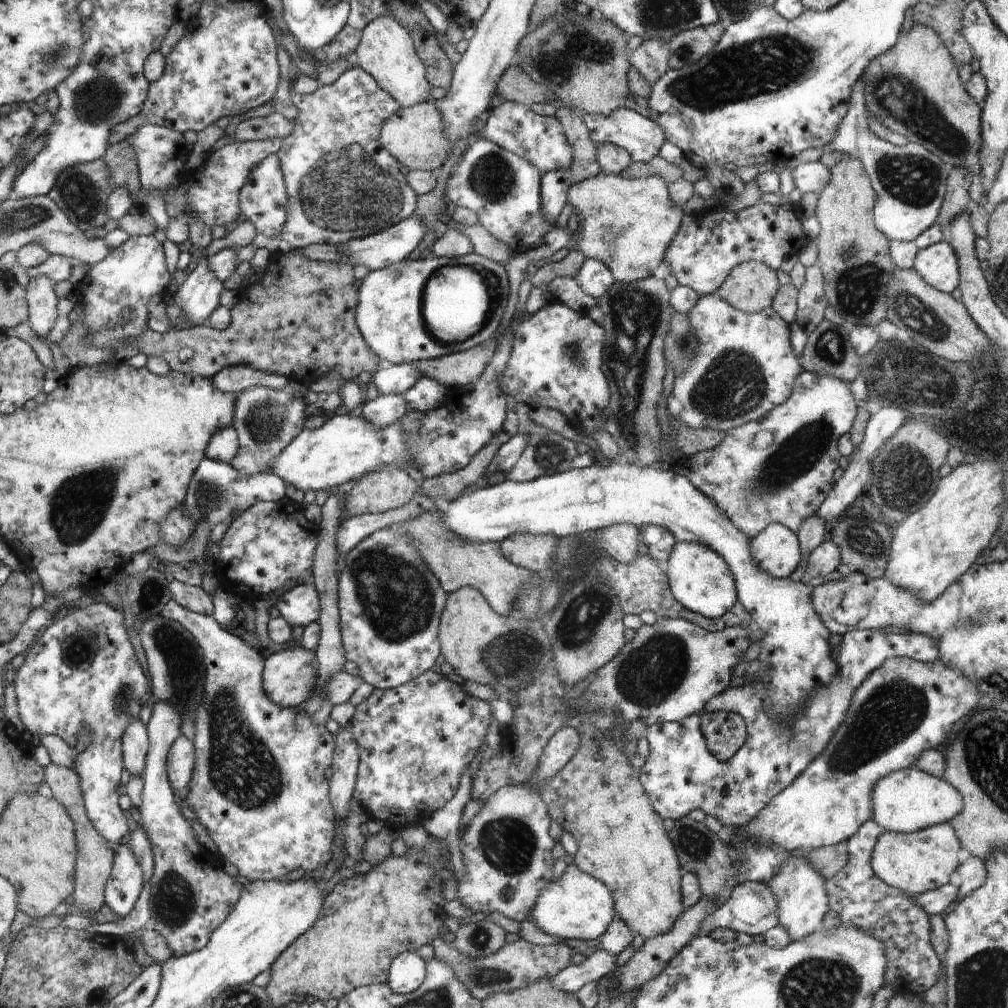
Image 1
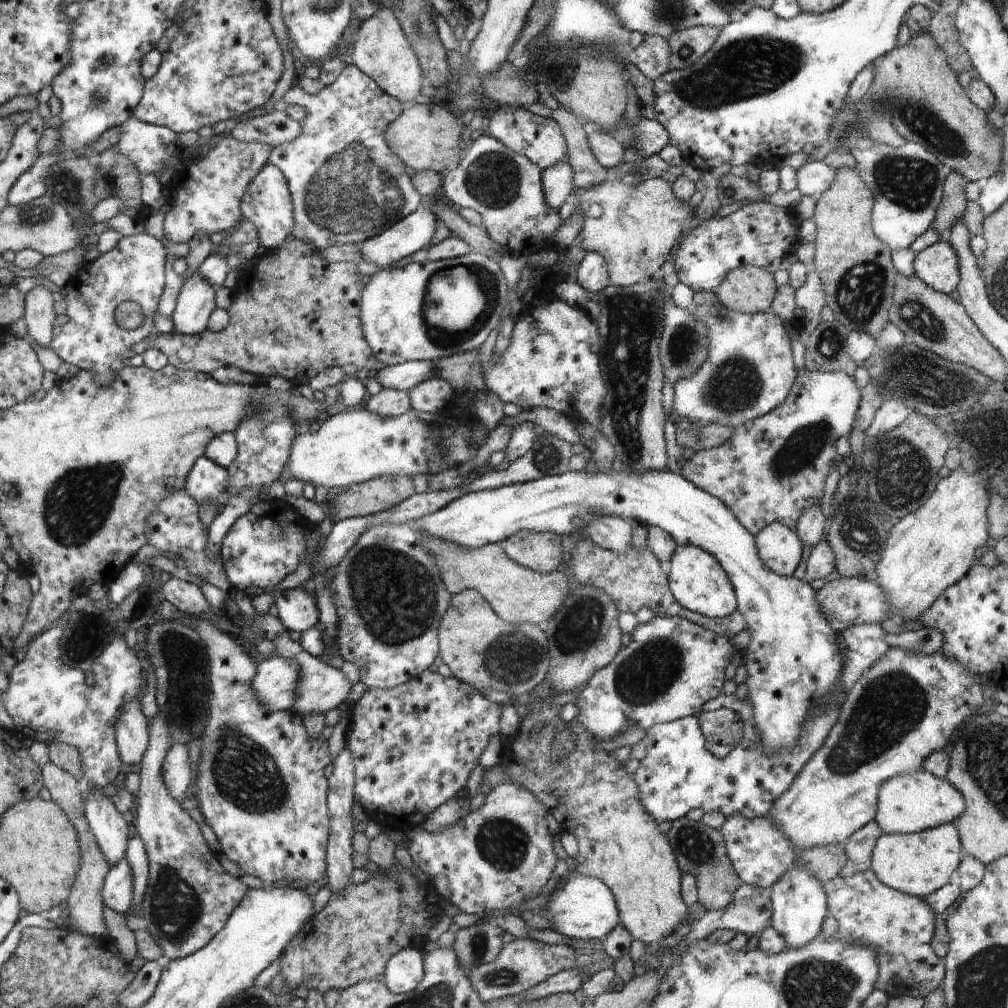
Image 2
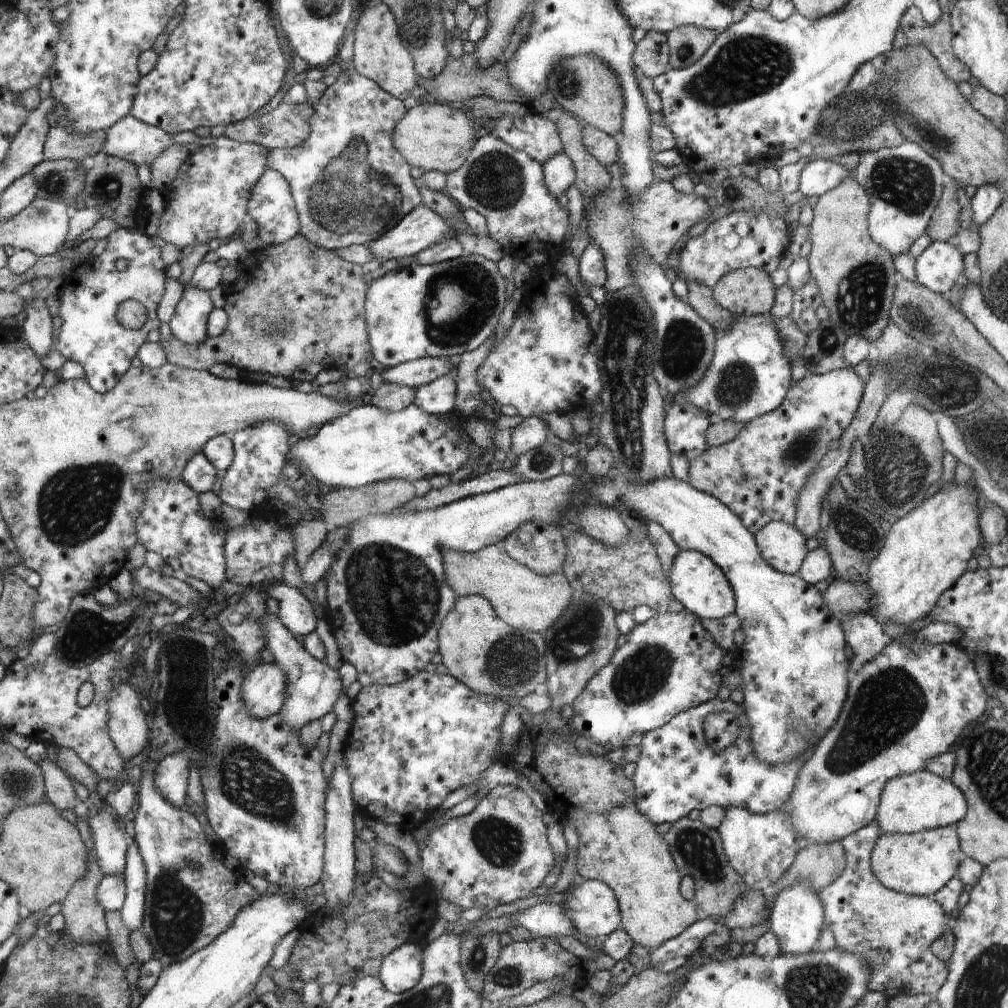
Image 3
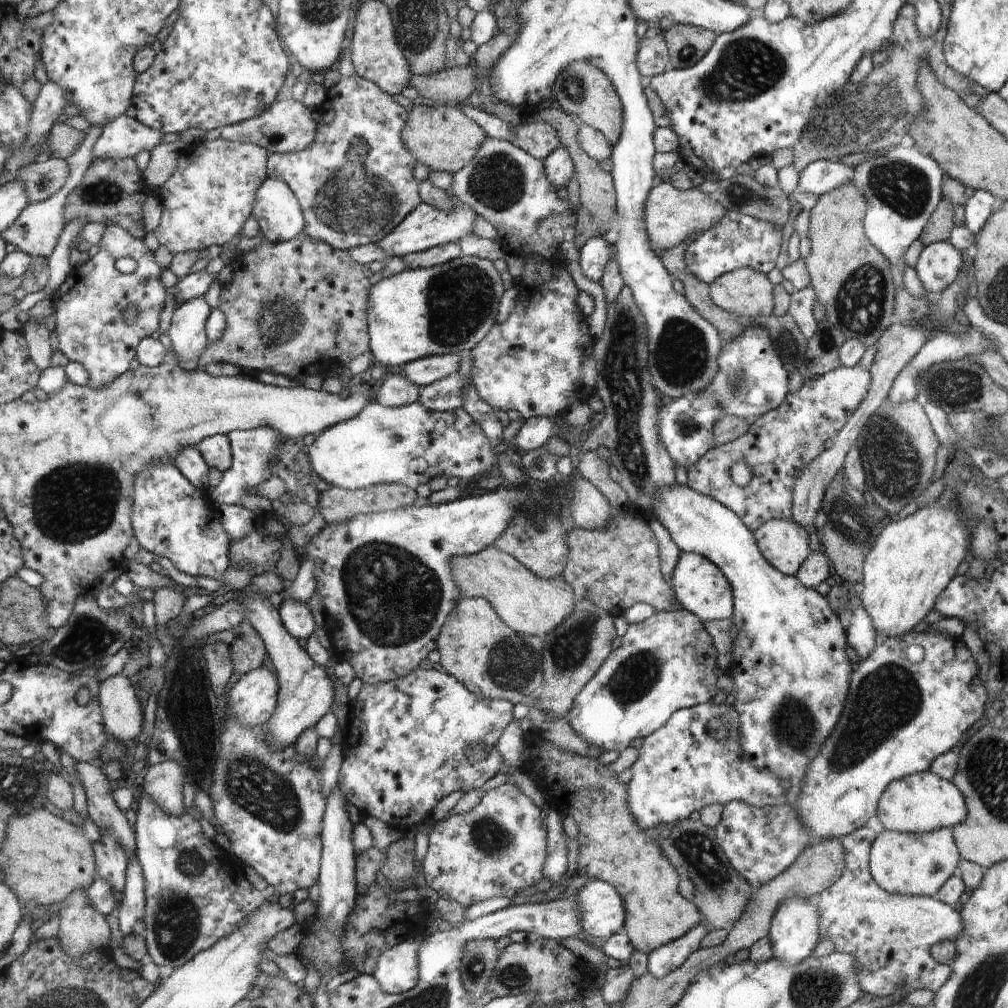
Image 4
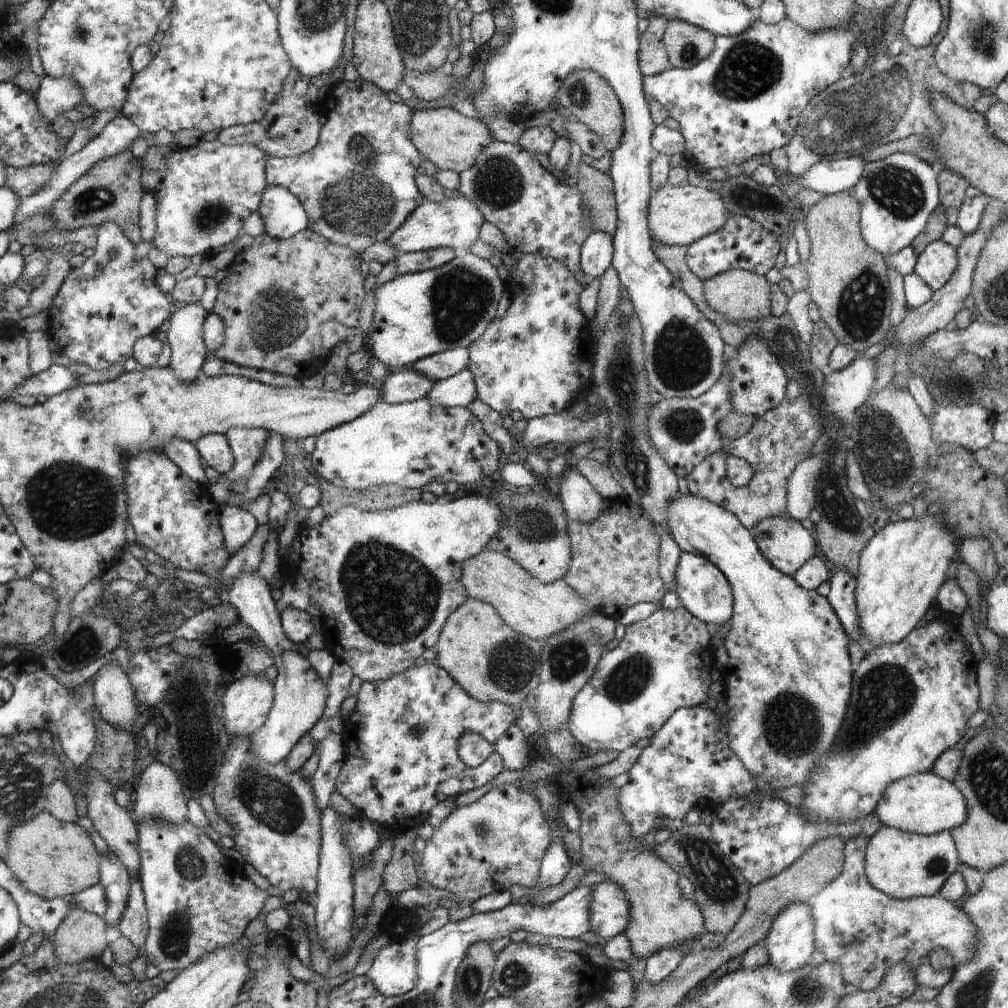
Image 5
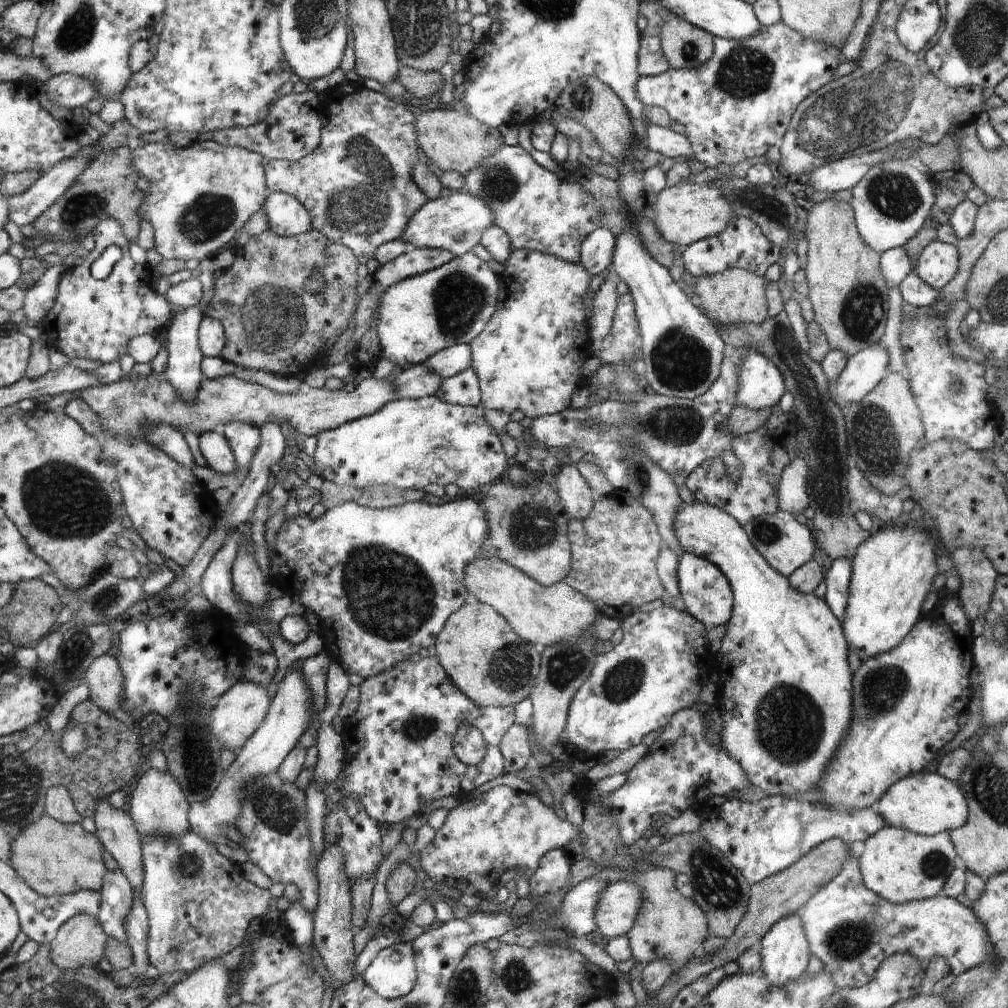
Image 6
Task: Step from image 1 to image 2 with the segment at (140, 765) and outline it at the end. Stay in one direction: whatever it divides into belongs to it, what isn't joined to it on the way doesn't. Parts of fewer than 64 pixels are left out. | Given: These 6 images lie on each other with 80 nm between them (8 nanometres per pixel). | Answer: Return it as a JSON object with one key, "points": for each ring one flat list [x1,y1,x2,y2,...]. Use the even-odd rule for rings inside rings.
{"points":[[134,699,117,718,117,743,121,761,140,764,149,743,150,722,141,711,140,700]]}

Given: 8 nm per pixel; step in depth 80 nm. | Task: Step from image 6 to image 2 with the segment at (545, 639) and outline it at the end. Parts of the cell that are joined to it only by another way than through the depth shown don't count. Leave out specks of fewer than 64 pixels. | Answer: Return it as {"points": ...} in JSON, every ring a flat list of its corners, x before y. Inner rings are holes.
{"points":[[430,537,425,546,451,595,466,589,477,590,506,622,528,621,544,626,544,620,556,614,568,592,568,578,564,574,558,571,540,574,530,570,514,562,499,543,467,549,454,541]]}

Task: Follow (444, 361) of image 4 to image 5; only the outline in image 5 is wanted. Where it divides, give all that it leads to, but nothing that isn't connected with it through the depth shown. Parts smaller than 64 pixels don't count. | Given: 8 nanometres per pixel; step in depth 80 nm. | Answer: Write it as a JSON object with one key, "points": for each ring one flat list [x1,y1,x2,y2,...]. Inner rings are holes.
{"points":[[458,347,421,358,408,368,436,382,466,369,468,361,469,350]]}

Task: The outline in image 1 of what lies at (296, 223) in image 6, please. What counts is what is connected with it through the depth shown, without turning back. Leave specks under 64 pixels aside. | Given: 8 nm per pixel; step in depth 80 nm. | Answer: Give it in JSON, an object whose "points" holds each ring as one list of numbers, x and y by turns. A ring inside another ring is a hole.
{"points":[[272,153,257,164,253,172,250,173,248,184,241,190,241,218,252,222,260,235,277,235,286,222,286,203,287,192,285,191,284,172,281,170,281,160,277,153]]}

